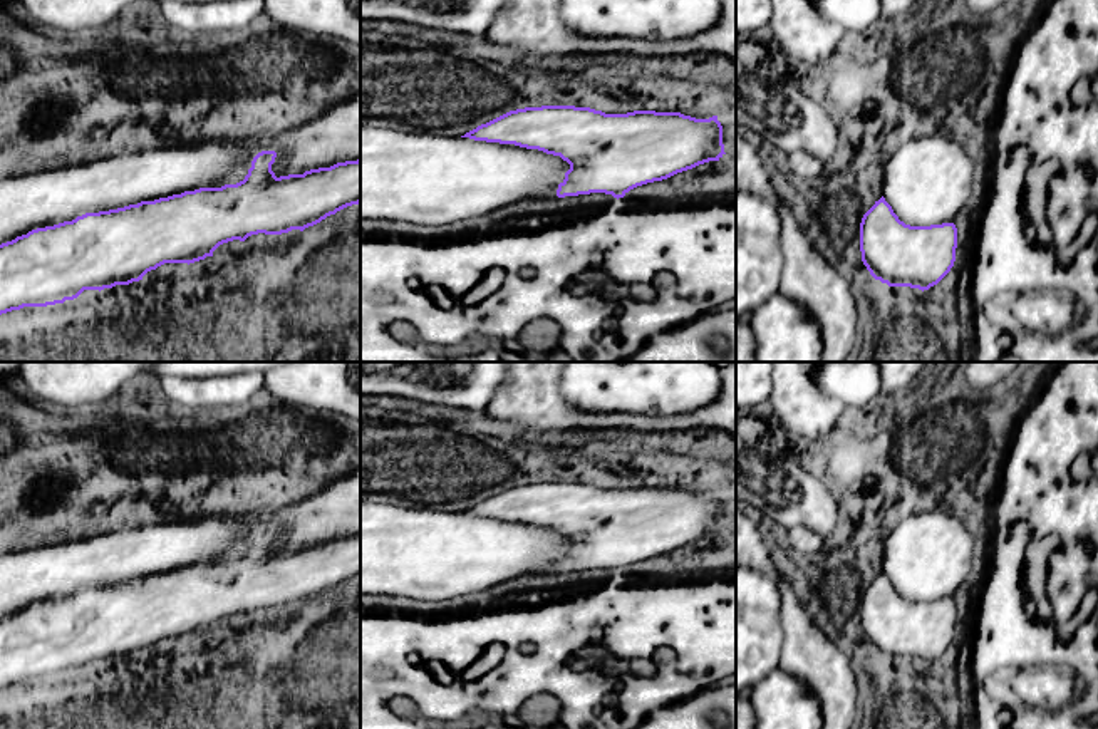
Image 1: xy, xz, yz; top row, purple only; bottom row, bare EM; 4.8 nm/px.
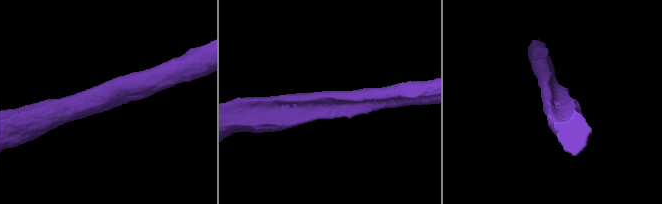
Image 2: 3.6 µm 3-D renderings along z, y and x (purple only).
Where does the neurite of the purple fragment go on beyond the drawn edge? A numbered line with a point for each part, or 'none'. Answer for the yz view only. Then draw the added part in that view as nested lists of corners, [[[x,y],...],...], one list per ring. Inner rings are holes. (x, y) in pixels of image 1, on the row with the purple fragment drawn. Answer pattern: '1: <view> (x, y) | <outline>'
none

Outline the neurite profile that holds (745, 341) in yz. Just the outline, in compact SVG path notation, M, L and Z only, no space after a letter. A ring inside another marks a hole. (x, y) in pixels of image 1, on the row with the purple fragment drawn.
M748 317L736 320L736 362L754 362L754 335Z

